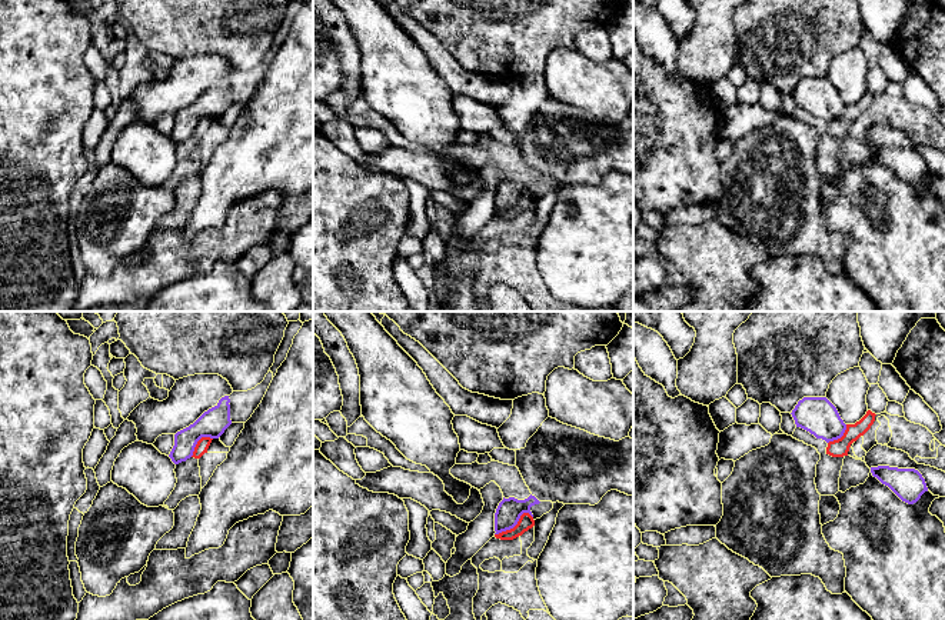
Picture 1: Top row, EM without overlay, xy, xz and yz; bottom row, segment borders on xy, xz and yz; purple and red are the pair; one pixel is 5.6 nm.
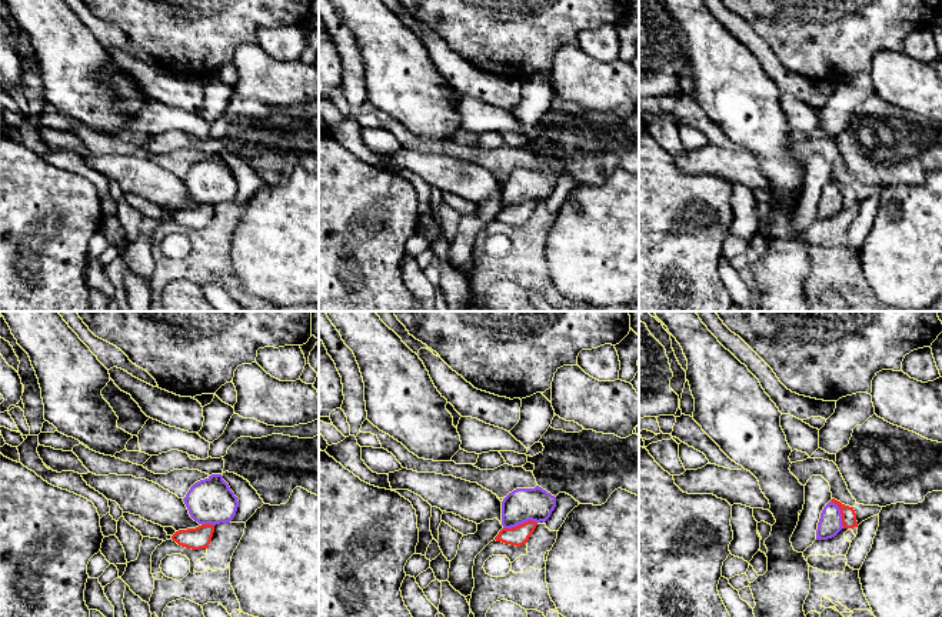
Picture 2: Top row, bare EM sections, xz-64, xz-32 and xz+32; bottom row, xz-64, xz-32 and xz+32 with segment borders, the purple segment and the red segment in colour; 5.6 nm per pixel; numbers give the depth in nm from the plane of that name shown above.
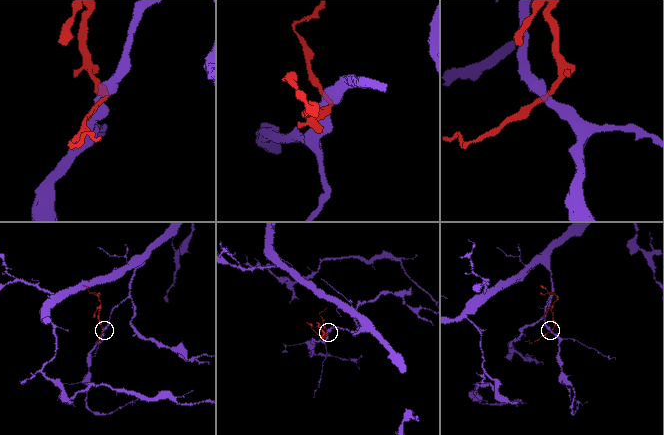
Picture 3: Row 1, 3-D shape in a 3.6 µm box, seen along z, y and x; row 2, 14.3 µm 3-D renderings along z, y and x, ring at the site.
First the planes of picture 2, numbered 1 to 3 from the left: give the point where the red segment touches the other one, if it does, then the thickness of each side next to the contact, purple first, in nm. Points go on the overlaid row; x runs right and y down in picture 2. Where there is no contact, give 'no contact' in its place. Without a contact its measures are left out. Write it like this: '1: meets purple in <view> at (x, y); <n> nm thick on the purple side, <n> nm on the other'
1: meets purple in xz-64 at (207, 523); 260 nm thick on the purple side, 120 nm on the other
2: meets purple in xz-32 at (519, 523); 190 nm thick on the purple side, 110 nm on the other
3: meets purple in xz+32 at (841, 514); 130 nm thick on the purple side, 80 nm on the other

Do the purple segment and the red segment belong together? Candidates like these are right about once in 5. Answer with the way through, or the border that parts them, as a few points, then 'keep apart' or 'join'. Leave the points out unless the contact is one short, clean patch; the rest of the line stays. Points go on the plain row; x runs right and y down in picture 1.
border xz (532, 196), (523, 193), (512, 207), (495, 214); keep apart

